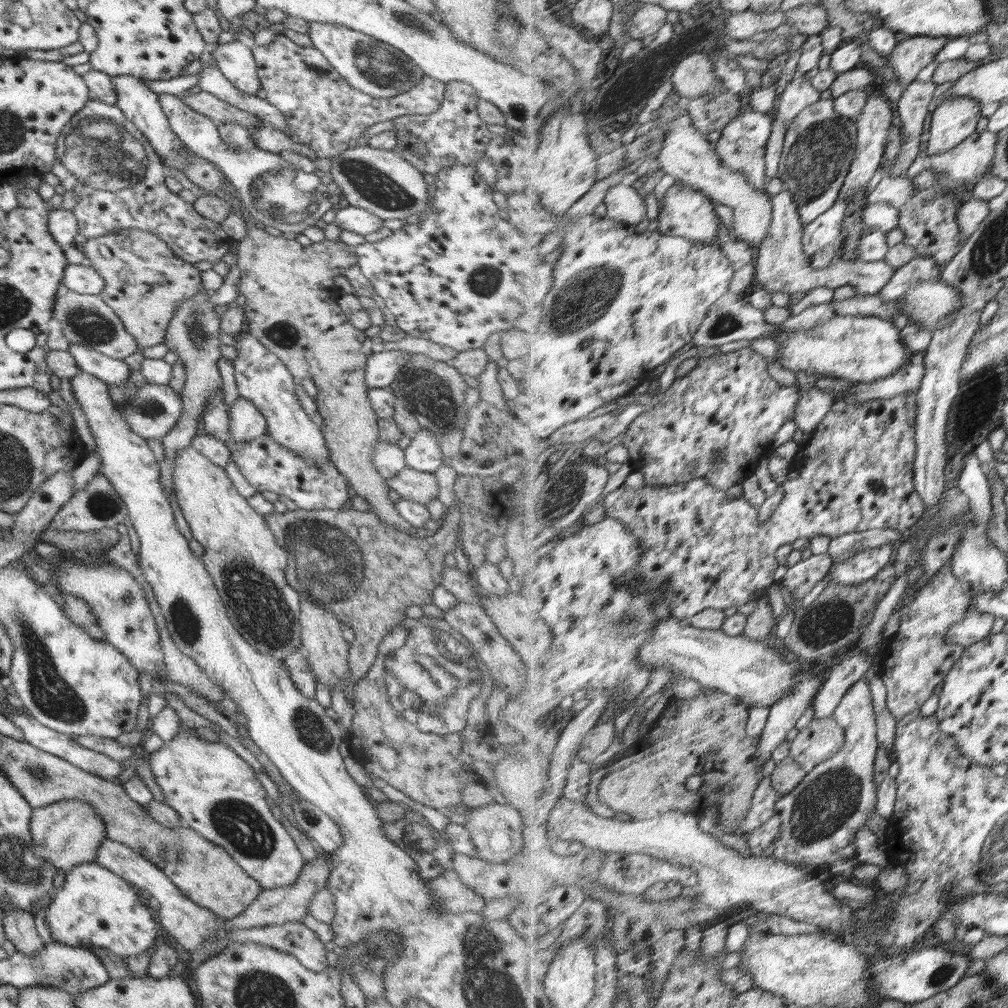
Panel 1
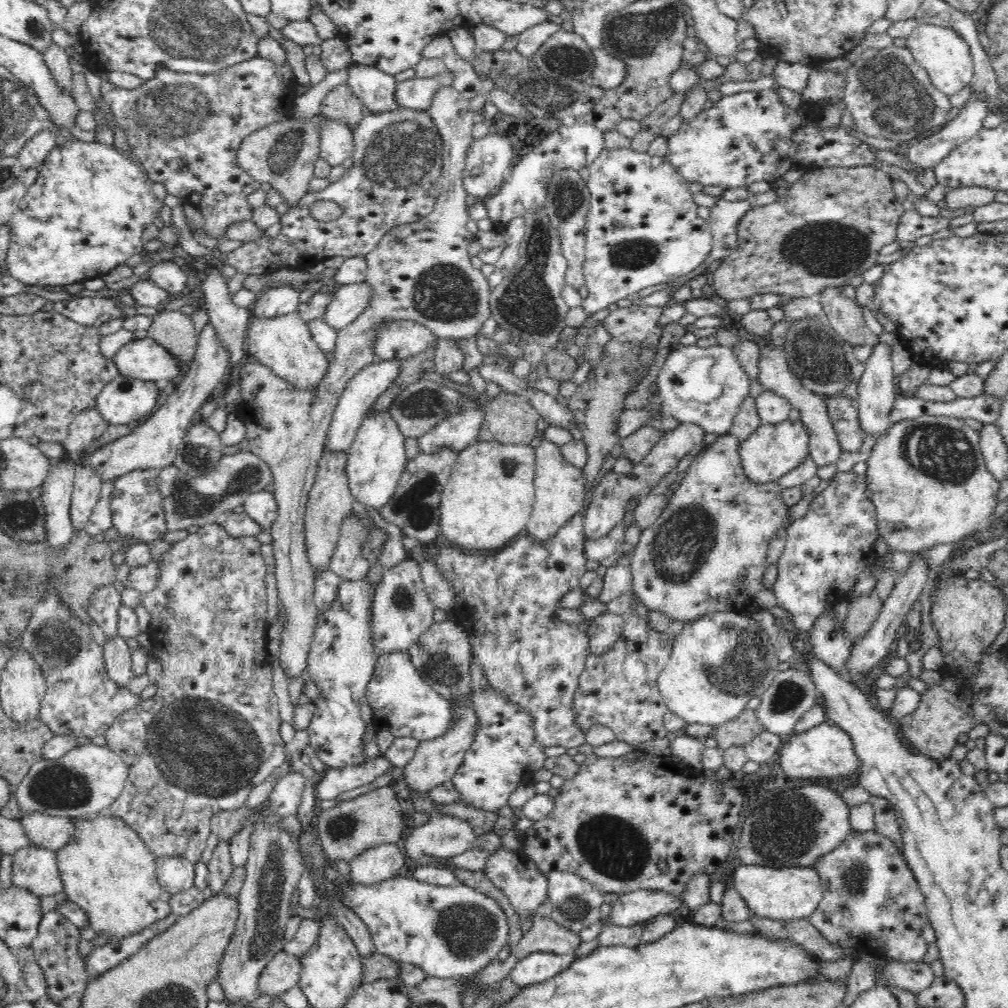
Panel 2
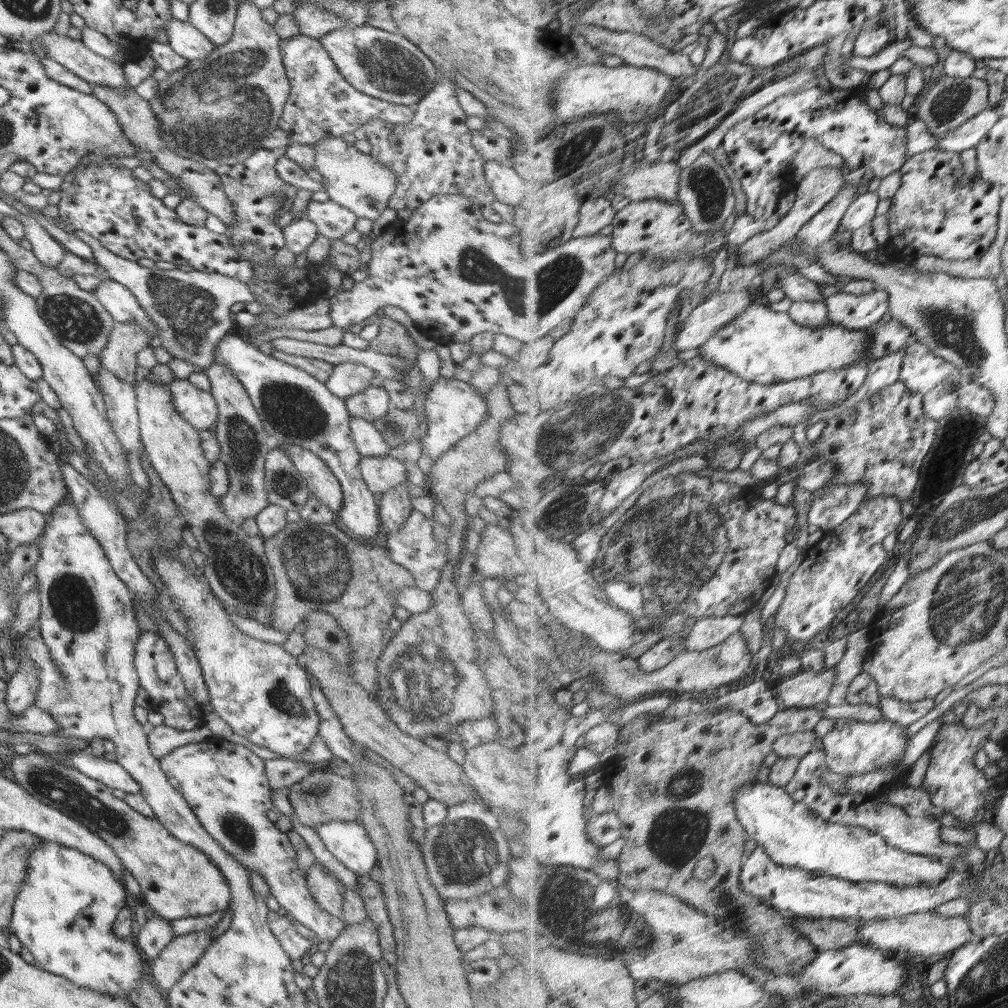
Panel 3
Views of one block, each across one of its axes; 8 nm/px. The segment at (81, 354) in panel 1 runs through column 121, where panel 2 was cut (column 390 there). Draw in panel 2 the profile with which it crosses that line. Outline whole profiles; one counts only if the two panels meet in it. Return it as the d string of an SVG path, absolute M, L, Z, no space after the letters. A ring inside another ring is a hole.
M374 360L361 368L350 380L340 397L325 441L325 449L329 452L348 452L352 441L362 424L363 418L371 410L376 399L390 388L400 374L402 360Z

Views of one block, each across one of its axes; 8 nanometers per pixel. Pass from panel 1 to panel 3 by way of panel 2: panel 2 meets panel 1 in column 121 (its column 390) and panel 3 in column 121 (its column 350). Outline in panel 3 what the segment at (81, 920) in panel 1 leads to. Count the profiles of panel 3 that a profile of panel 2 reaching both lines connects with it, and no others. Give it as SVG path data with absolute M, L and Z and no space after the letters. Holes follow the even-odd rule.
M43 840L29 852L27 878L13 904L9 935L16 936L33 954L36 966L46 972L63 976L78 986L130 1000L135 995L140 977L147 970L147 959L132 938L118 938L112 930L118 913L126 906L124 883L95 858Z

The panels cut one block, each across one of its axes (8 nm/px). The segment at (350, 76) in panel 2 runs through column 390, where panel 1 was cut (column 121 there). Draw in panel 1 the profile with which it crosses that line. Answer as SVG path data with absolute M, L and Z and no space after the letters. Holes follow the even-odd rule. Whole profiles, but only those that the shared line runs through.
M130 74L111 76L113 87L117 94L116 106L125 114L125 117L136 125L136 128L148 139L155 153L163 163L176 170L182 170L186 165L184 143L171 131L168 117L161 109L159 96L148 89L143 81Z

